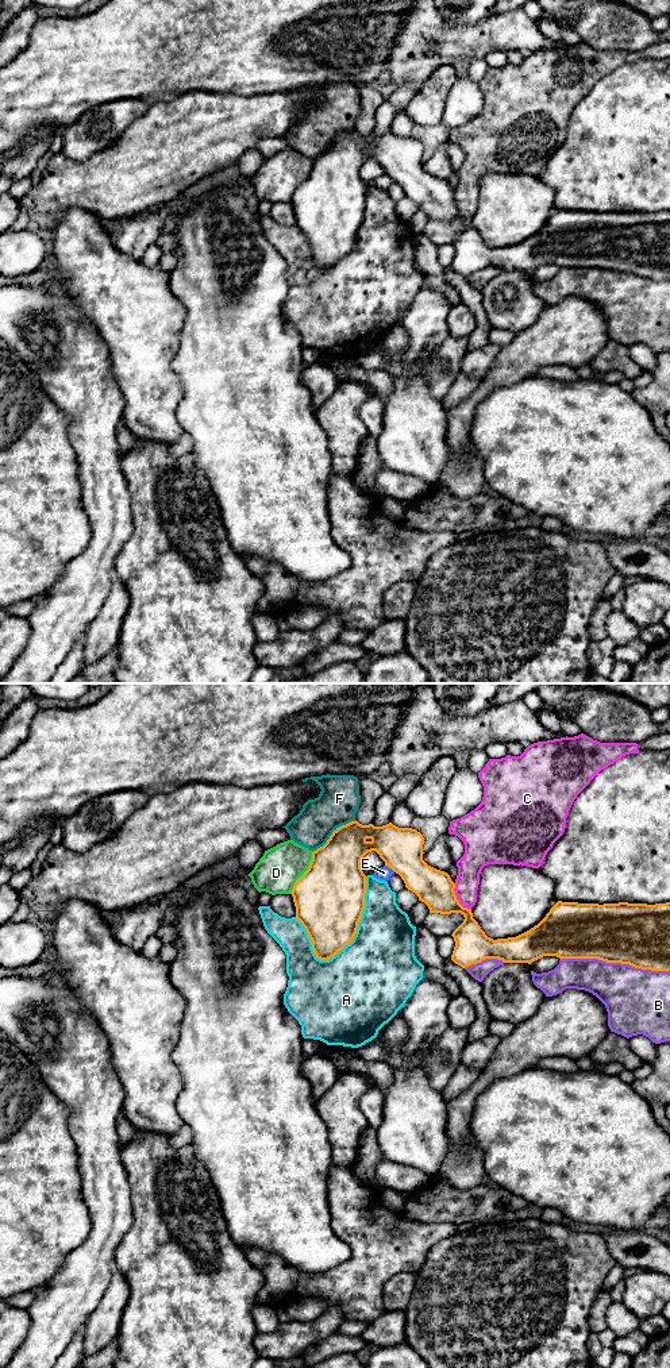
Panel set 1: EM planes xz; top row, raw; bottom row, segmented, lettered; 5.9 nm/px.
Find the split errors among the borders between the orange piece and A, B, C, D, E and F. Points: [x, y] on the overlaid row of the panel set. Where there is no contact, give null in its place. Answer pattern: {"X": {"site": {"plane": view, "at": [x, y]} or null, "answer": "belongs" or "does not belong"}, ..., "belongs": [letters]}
{"A": {"site": {"plane": "xz", "at": [357, 925]}, "answer": "does not belong"}, "B": {"site": {"plane": "xz", "at": [615, 962]}, "answer": "does not belong"}, "C": {"site": {"plane": "xz", "at": [455, 898]}, "answer": "does not belong"}, "D": {"site": {"plane": "xz", "at": [304, 873]}, "answer": "does not belong"}, "E": {"site": {"plane": "xz", "at": [391, 867]}, "answer": "does not belong"}, "F": {"site": {"plane": "xz", "at": [332, 832]}, "answer": "does not belong"}, "belongs": []}

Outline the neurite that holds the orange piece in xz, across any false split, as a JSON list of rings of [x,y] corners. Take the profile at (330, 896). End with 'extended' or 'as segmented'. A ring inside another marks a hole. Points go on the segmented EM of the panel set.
[[[351,821],[336,828],[327,843],[312,852],[308,870],[296,880],[290,894],[296,918],[305,928],[317,959],[328,960],[353,941],[365,909],[366,875],[361,860],[367,852],[376,851],[385,866],[401,876],[405,887],[428,906],[430,913],[461,913],[465,917],[451,935],[455,941],[451,960],[462,968],[485,959],[531,964],[543,956],[557,956],[561,960],[598,959],[642,970],[670,971],[670,902],[598,905],[558,901],[530,930],[516,937],[493,940],[473,918],[471,909],[459,903],[450,875],[423,860],[423,844],[423,835],[412,828],[398,828],[392,822],[374,826]]] | as segmented

